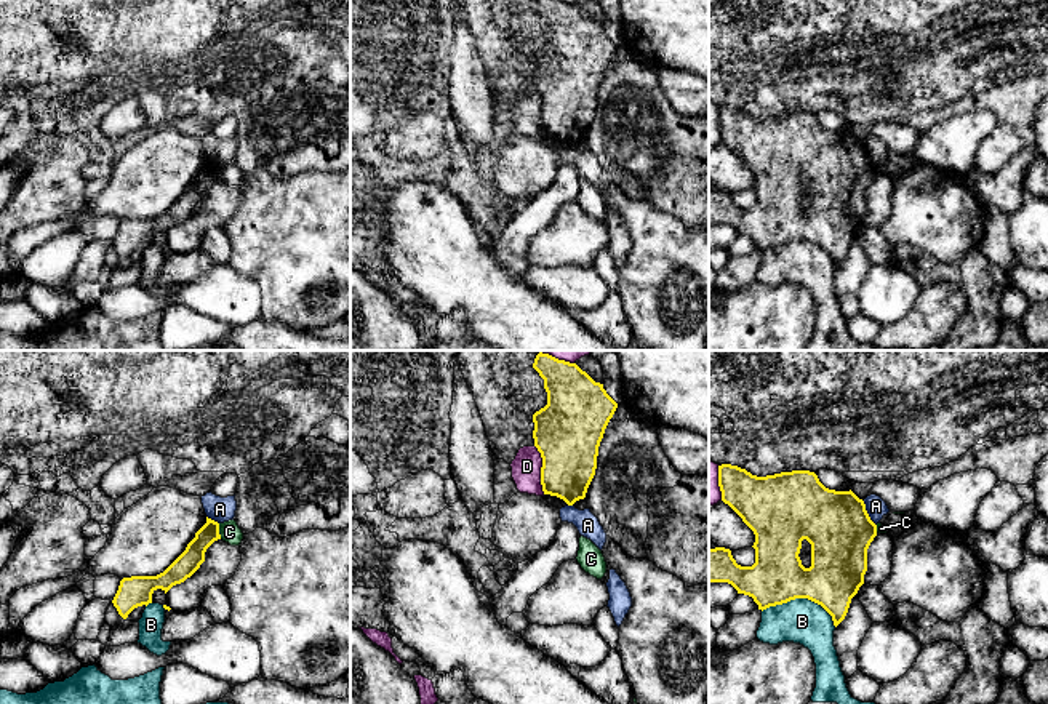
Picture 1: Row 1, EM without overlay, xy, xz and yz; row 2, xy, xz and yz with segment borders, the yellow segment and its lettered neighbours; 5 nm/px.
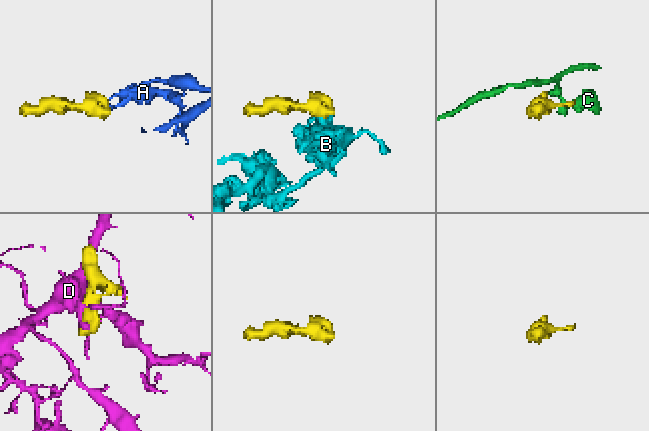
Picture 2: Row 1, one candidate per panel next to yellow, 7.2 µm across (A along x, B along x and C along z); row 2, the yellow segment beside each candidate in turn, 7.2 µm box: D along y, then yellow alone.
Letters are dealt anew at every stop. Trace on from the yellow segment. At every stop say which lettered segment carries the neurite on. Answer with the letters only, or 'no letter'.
no letter

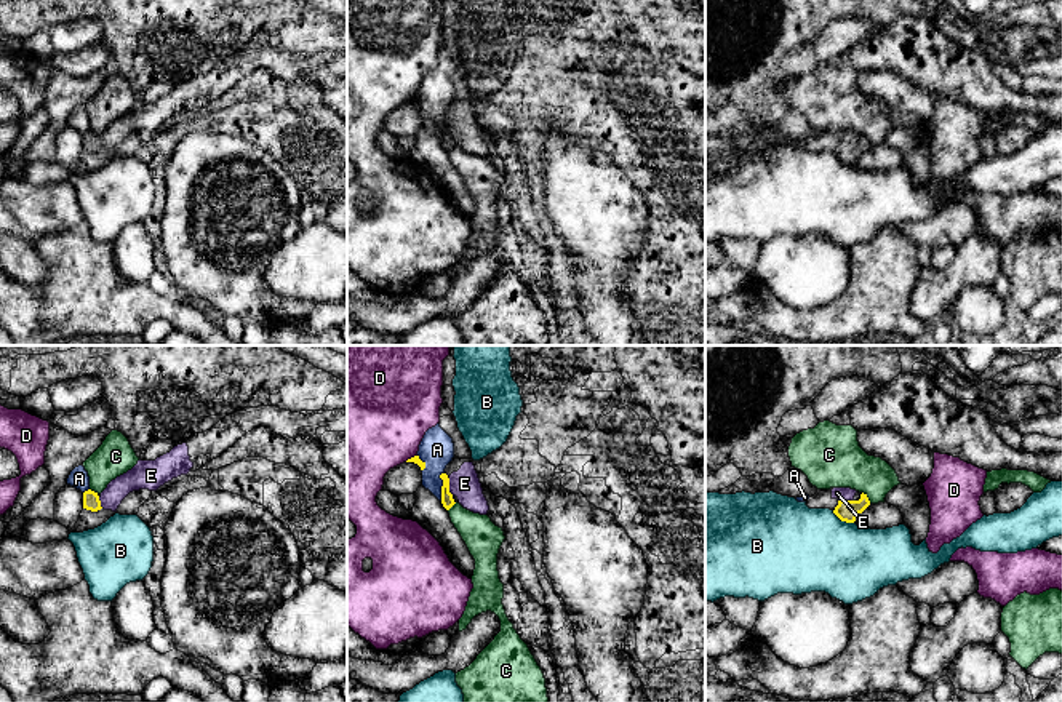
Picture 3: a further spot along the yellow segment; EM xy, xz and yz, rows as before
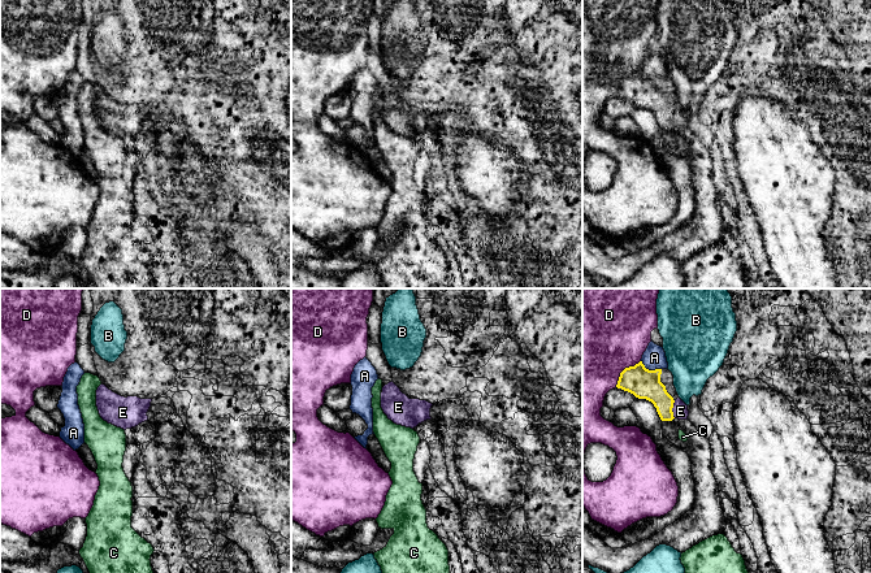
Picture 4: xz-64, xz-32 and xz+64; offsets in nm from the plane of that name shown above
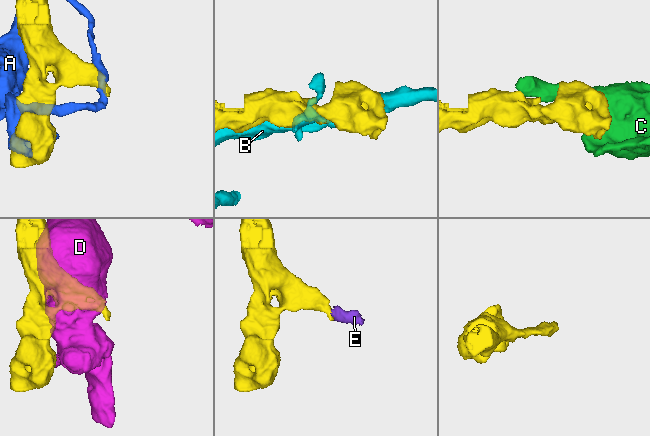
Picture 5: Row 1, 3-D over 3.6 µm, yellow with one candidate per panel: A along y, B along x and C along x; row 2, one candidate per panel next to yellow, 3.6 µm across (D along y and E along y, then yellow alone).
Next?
E

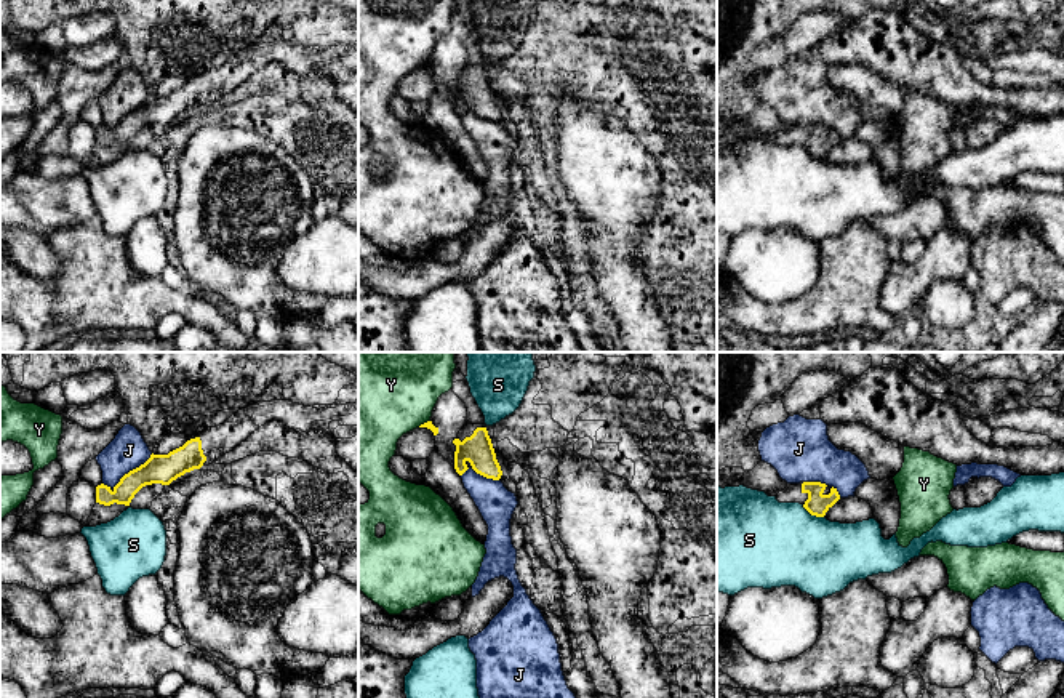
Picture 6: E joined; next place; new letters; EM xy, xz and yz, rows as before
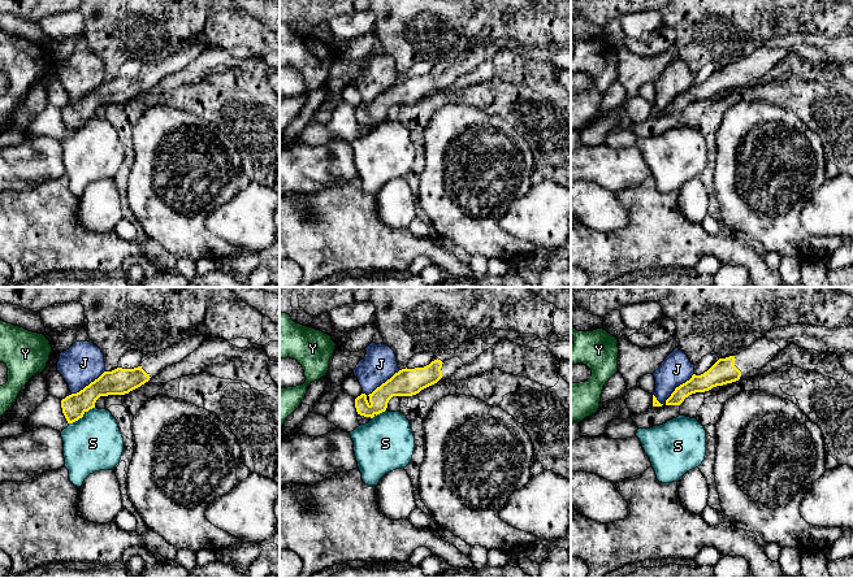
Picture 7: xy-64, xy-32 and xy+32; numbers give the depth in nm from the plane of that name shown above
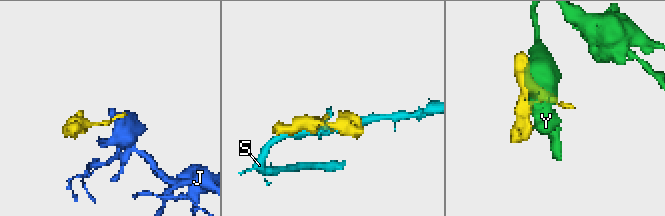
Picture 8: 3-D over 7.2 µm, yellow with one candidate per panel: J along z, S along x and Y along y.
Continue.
no letter

